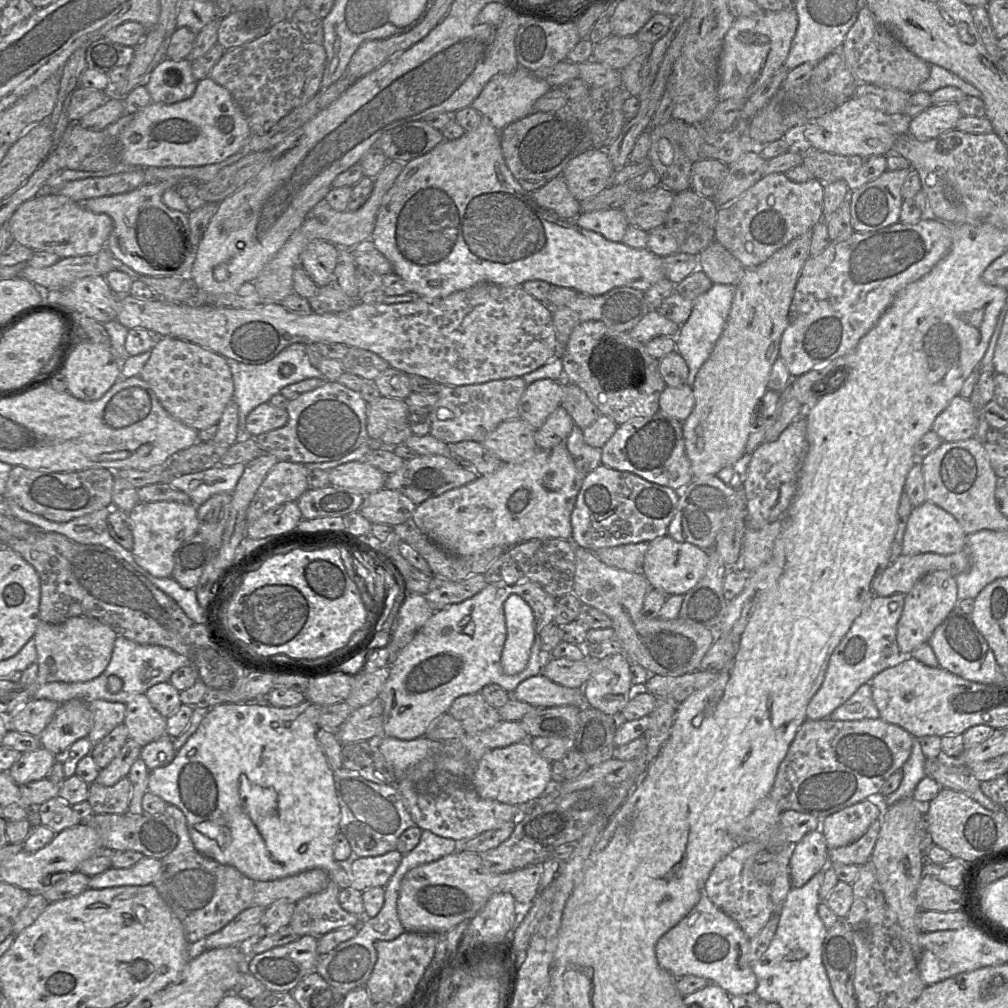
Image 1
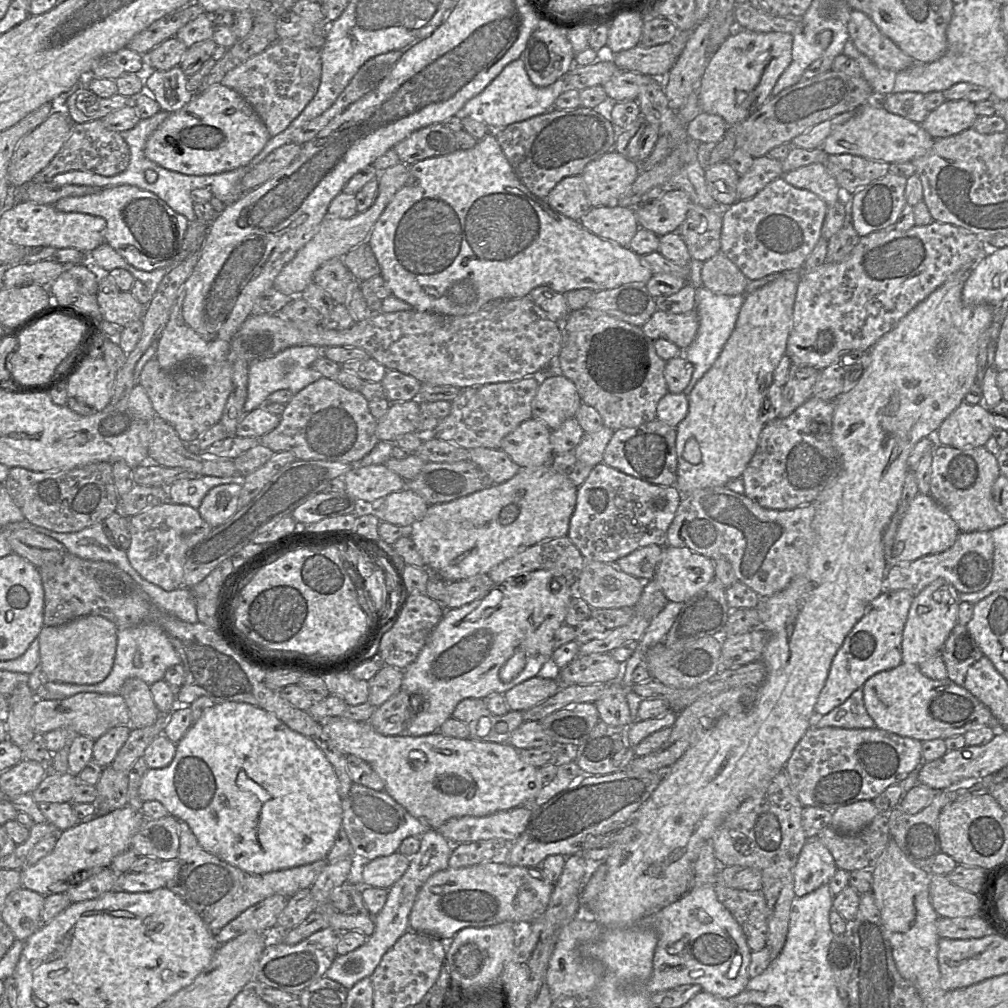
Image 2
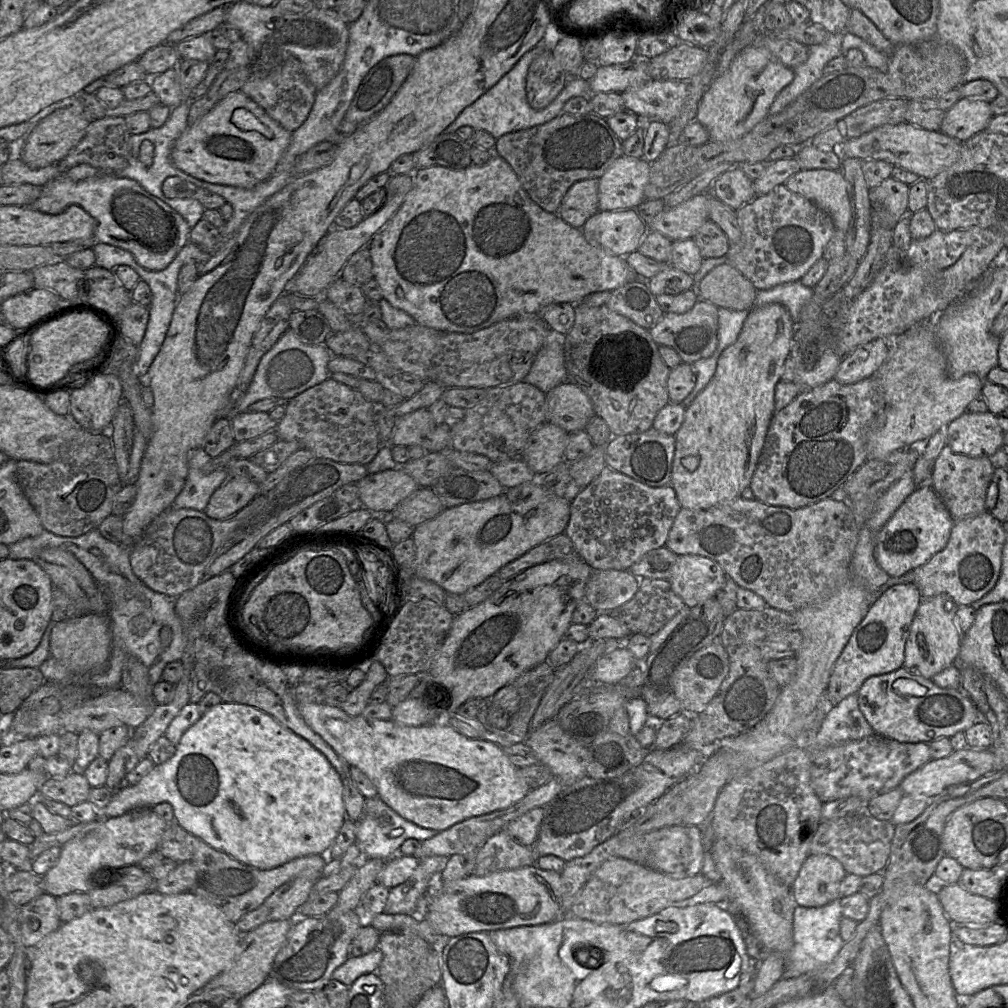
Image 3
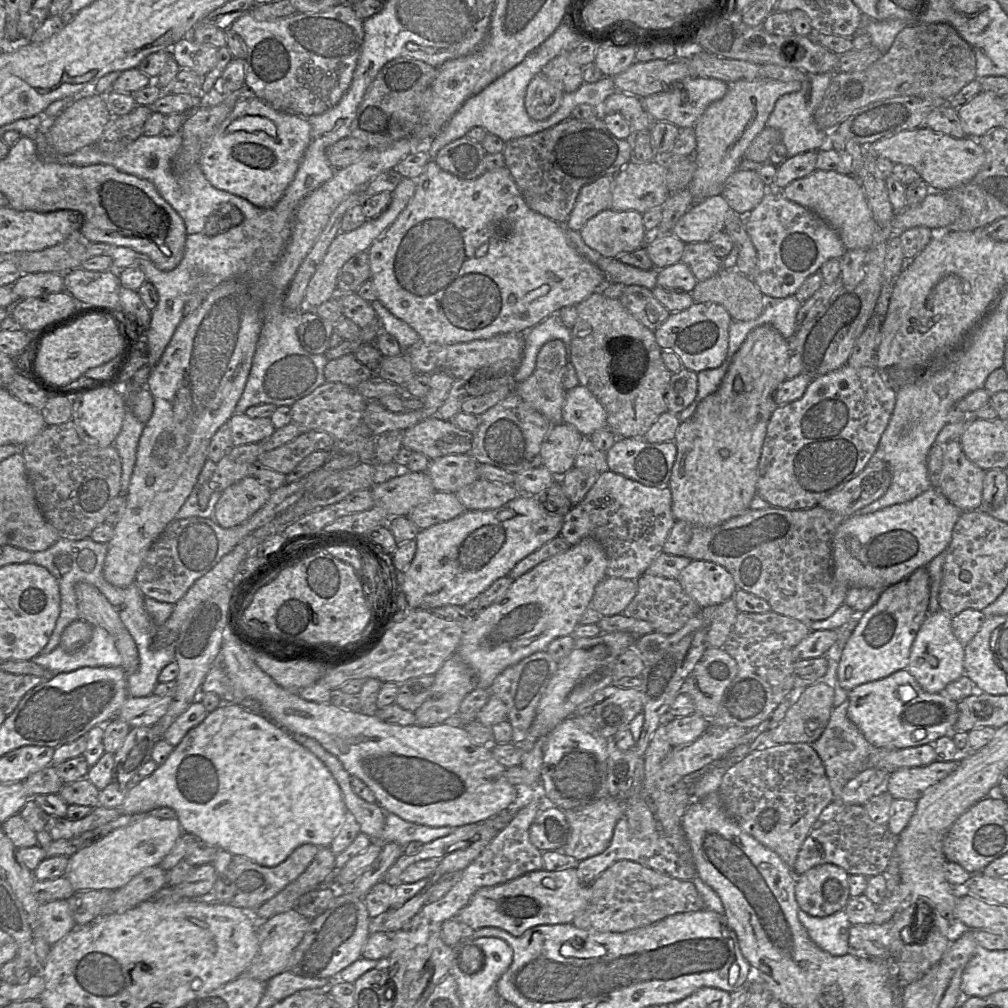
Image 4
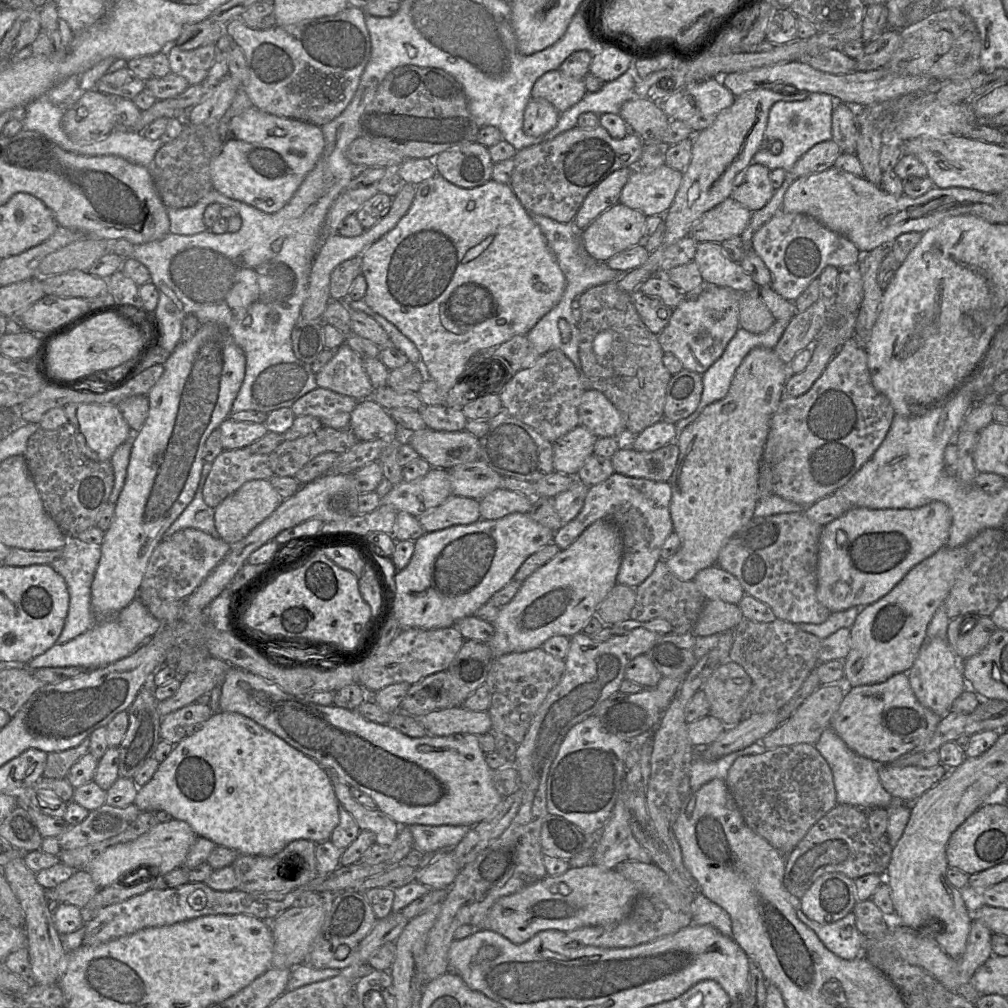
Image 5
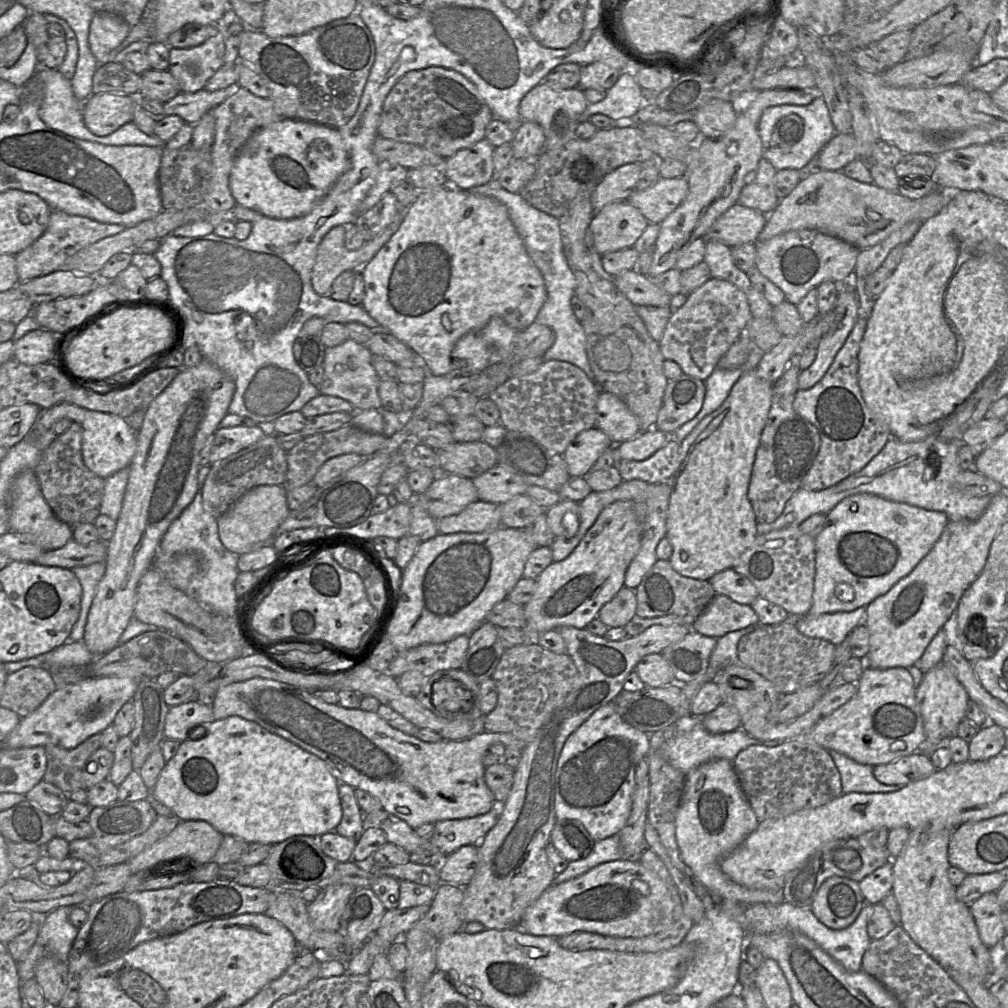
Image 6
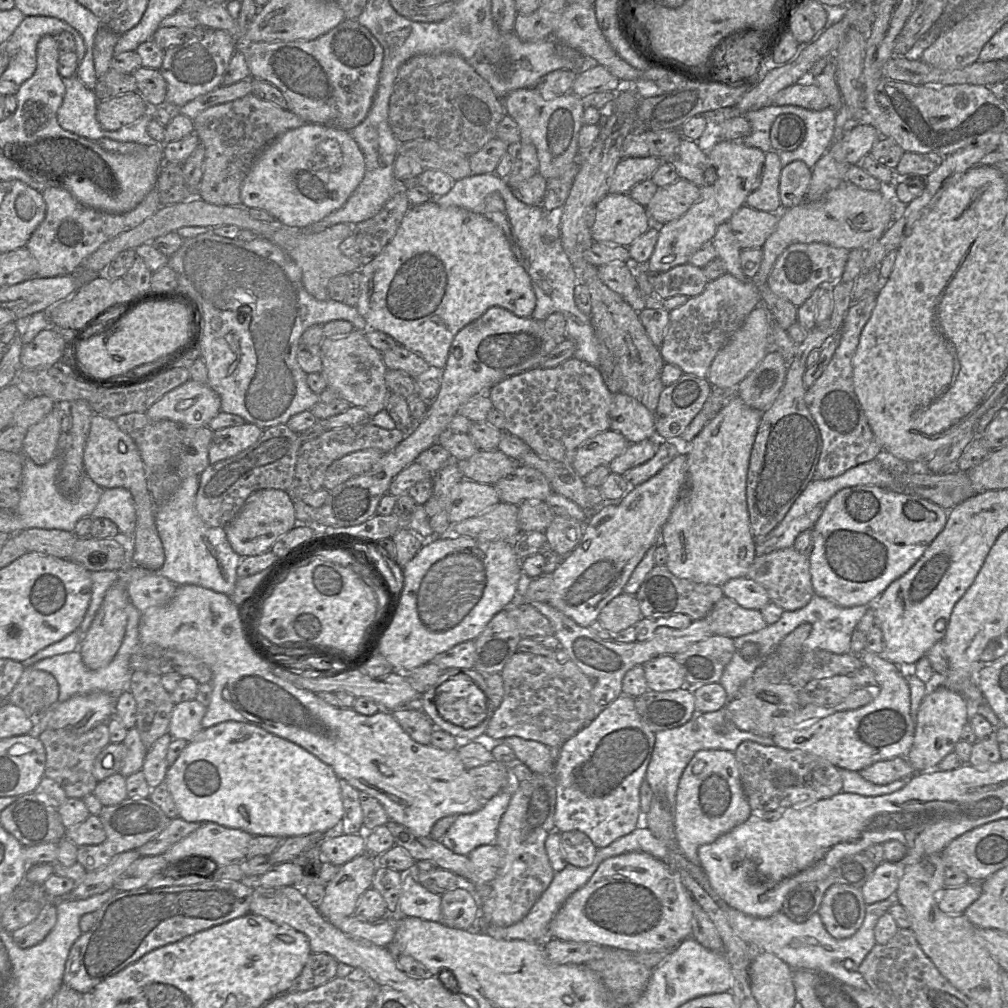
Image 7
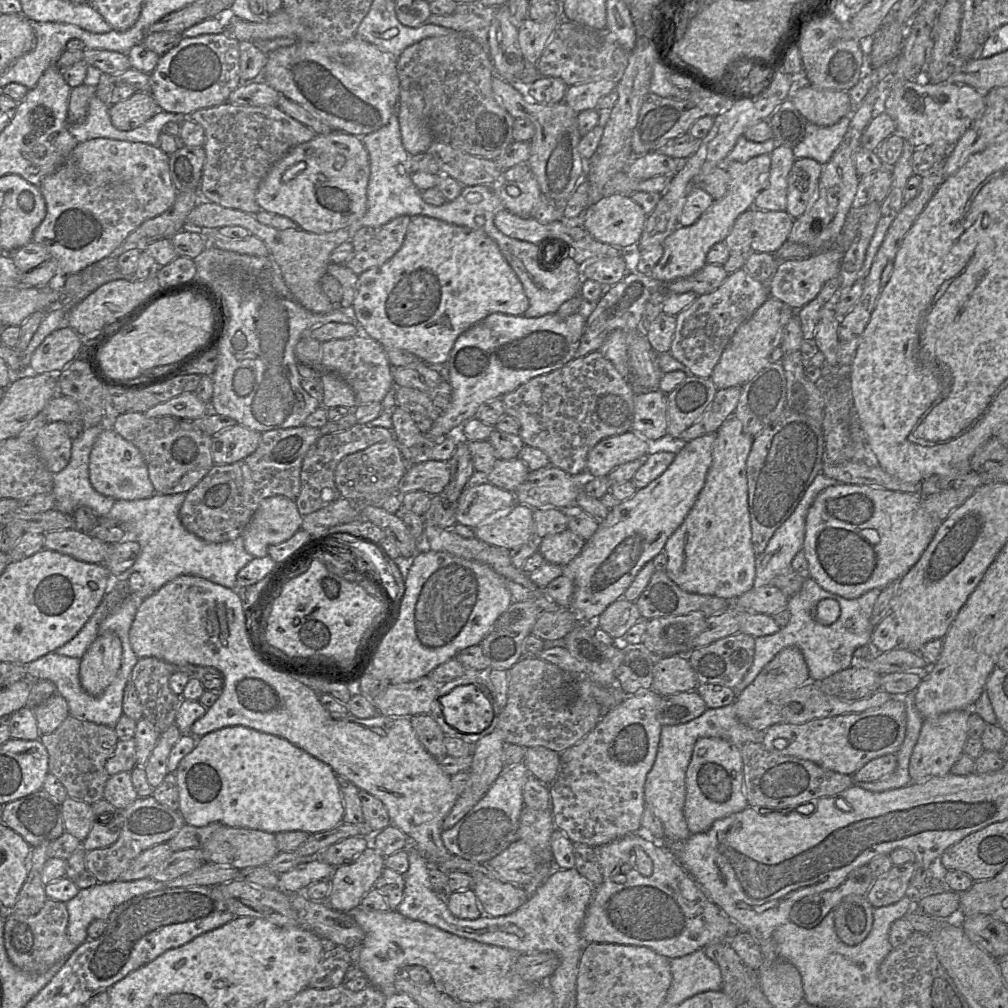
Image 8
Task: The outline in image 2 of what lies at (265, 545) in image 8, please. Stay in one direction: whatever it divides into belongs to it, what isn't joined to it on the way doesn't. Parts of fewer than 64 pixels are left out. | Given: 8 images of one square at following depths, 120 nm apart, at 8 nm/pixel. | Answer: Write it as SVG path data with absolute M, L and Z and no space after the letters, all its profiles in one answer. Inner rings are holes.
M239 480L213 487L197 509L200 516L213 528L225 523L240 509L238 499L241 490Z

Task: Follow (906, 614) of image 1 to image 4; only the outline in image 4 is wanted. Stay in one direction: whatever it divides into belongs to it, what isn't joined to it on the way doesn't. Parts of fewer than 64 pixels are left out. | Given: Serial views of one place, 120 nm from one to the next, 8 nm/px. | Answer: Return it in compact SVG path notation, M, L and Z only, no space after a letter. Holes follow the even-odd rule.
M928 609L928 615L926 617L926 619L924 620L923 624L921 625L914 641L911 647L911 651L910 651L910 658L909 658L909 664L907 667L908 672L915 678L915 680L917 681L917 683L919 684L919 686L928 693L934 694L934 693L940 693L943 692L945 687L957 680L958 678L960 678L963 674L964 674L964 646L954 635L953 633L953 629L952 629L952 617L949 614L947 614L946 612L944 612L943 610L939 610L936 613L933 614L929 614L929 609Z

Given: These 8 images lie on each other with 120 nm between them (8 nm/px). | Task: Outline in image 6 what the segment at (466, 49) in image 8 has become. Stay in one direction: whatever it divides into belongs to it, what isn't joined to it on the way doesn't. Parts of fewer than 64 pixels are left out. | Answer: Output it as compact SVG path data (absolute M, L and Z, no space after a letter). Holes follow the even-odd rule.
M432 66L407 72L393 86L383 102L377 134L381 138L417 144L446 159L484 139L486 127L493 119L474 83L455 70Z

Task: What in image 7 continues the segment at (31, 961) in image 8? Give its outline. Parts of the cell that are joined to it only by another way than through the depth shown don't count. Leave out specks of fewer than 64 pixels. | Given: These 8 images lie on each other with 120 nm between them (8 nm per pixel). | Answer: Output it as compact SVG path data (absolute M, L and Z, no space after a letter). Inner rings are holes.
M47 903L32 922L11 932L12 939L20 948L32 947L48 935L56 921L56 904Z

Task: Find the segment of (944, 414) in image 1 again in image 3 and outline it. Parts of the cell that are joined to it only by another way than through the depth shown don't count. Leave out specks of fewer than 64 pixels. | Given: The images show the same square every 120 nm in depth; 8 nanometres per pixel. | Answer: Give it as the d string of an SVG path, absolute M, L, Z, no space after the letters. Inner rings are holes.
M964 412L945 428L946 444L954 453L990 457L1002 447L1003 430L996 415Z

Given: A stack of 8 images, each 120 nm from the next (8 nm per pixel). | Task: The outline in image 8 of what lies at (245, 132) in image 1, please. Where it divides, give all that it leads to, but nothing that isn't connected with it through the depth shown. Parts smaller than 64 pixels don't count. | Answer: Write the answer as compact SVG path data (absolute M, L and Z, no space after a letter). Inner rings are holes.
M332 130L328 134L316 134L313 139L293 147L279 159L260 183L256 201L261 211L285 216L305 232L316 234L332 232L349 228L365 214L369 176L369 155L361 138Z

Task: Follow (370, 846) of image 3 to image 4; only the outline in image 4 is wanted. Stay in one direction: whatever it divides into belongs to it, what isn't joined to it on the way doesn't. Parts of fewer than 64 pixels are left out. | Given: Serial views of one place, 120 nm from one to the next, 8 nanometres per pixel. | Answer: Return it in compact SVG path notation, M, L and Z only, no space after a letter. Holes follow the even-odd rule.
M386 813L381 843L395 842L405 846L412 841L429 843L440 837L451 834L457 827L430 827L406 821L393 813Z

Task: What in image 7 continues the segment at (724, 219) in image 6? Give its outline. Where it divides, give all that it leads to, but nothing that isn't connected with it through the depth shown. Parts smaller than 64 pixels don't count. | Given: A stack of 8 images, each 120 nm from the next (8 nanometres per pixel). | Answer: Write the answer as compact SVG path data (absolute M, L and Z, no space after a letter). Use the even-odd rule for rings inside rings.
M747 205L740 207L728 220L741 249L762 248L776 229L779 213L756 210Z

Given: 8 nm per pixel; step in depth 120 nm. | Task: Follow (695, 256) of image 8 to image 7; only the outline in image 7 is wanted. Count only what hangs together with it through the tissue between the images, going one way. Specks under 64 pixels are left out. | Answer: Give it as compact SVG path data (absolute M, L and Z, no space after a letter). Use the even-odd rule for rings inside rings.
M706 141L704 150L715 168L717 180L712 185L699 187L699 199L679 219L658 226L658 240L646 263L651 274L659 274L675 266L689 263L691 256L705 243L711 242L718 227L727 223L732 215L745 205L748 195L761 183L765 154L759 148L749 147L741 141Z

